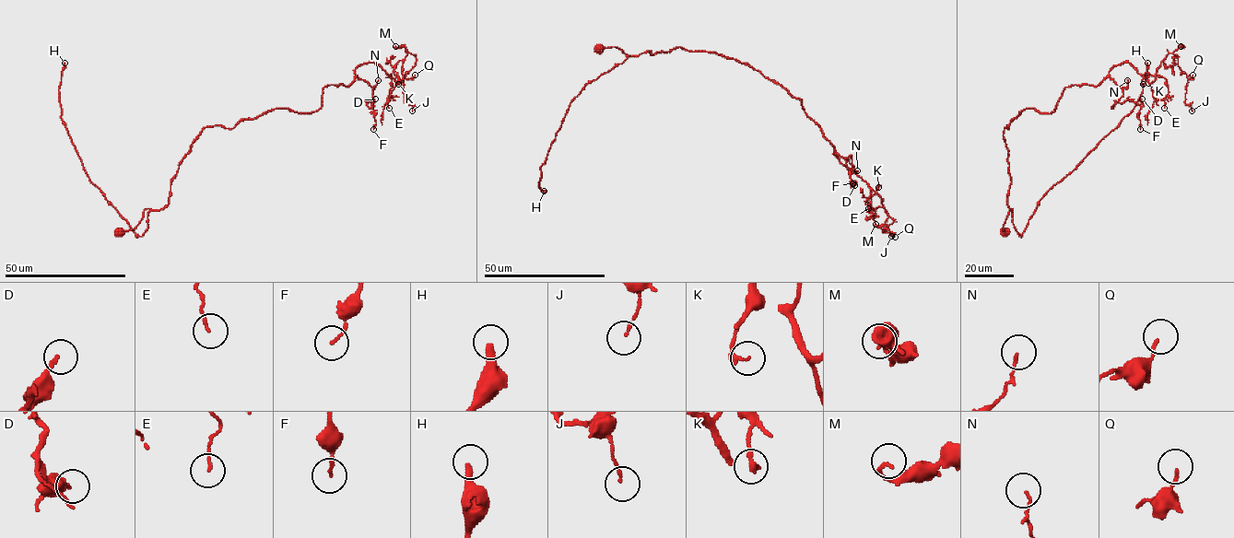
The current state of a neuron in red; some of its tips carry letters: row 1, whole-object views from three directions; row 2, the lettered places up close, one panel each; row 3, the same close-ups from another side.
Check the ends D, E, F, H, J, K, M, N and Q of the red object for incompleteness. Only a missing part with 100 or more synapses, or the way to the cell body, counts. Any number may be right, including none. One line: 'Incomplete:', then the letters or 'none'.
Incomplete: H

